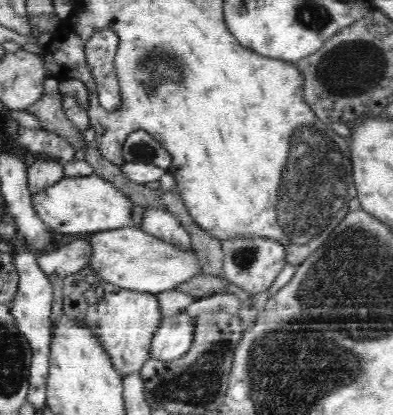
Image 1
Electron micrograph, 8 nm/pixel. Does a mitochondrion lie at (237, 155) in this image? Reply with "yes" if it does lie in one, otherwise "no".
no

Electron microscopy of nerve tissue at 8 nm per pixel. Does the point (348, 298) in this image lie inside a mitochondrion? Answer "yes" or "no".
yes

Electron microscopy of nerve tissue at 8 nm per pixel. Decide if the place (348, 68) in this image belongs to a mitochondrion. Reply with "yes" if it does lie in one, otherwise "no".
yes

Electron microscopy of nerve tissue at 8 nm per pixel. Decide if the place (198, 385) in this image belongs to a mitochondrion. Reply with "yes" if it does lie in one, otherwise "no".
yes

